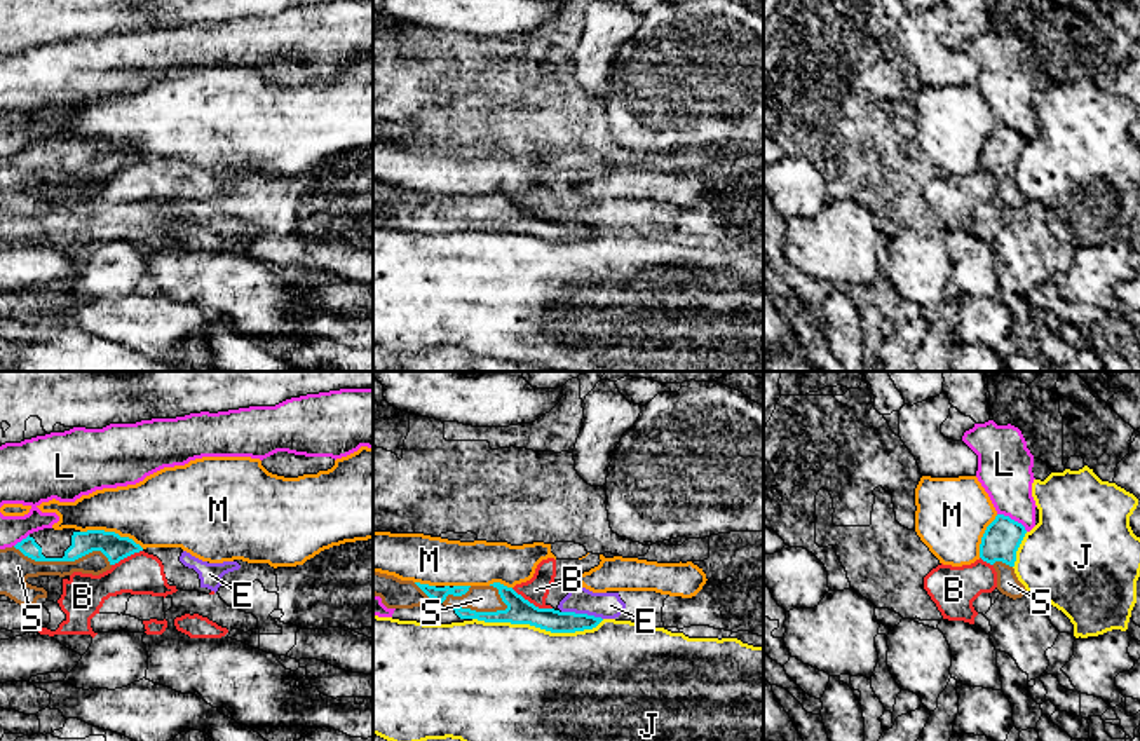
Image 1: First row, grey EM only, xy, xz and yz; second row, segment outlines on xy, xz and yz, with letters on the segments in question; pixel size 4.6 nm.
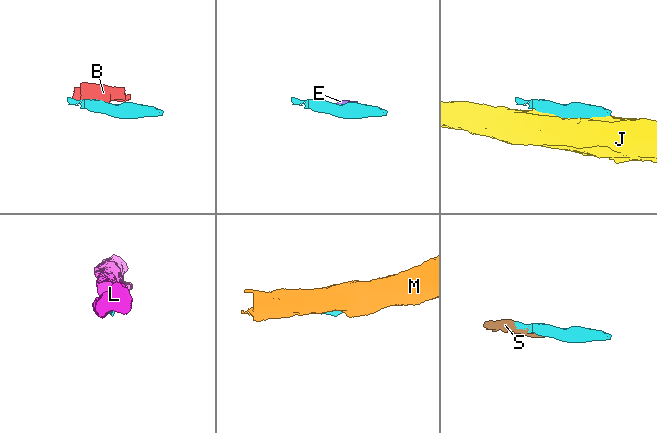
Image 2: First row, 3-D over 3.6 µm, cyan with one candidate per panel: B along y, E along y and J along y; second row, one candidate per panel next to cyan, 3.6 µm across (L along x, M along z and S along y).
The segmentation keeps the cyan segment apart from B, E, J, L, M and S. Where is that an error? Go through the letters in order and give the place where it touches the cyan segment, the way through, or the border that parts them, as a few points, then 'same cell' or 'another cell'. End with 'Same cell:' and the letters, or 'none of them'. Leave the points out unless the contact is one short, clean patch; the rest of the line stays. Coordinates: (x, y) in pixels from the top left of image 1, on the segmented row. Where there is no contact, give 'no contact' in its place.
B: contact xz (532, 604); border xz (511, 588), (536, 605), (551, 609); another cell
E: contact xz (583, 614); border xz (562, 611), (598, 616), (602, 619); another cell
J: contact xz (539, 626); another cell
L: contact yz (1013, 520); another cell
M: contact xy (112, 532); another cell
S: contact xy (63, 560); same cell
Same cell: S

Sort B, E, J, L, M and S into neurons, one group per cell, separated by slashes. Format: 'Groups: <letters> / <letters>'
Groups: B E / J / L / M / S

